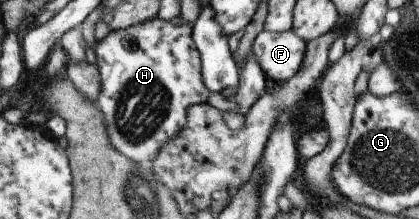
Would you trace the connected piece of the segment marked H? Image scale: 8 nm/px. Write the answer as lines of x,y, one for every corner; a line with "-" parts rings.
177,16
171,21
163,21
163,19
157,17
141,25
133,25
127,29
112,31
106,38
97,42
94,54
96,55
96,63
102,78
102,91
96,104
99,106
99,109
105,113
107,131
113,133
113,135
111,135
111,137
113,137
113,147
115,147
117,151
121,151
125,157
135,159
135,163
149,164
153,161
153,159
159,155
159,151
165,147
165,143
169,143
169,139
175,139
175,137
187,127
189,107
191,107
191,105
207,104
209,97
211,97
211,91
209,91
209,87
207,87
203,81
202,57
193,39
193,29
194,24
185,21
183,17

